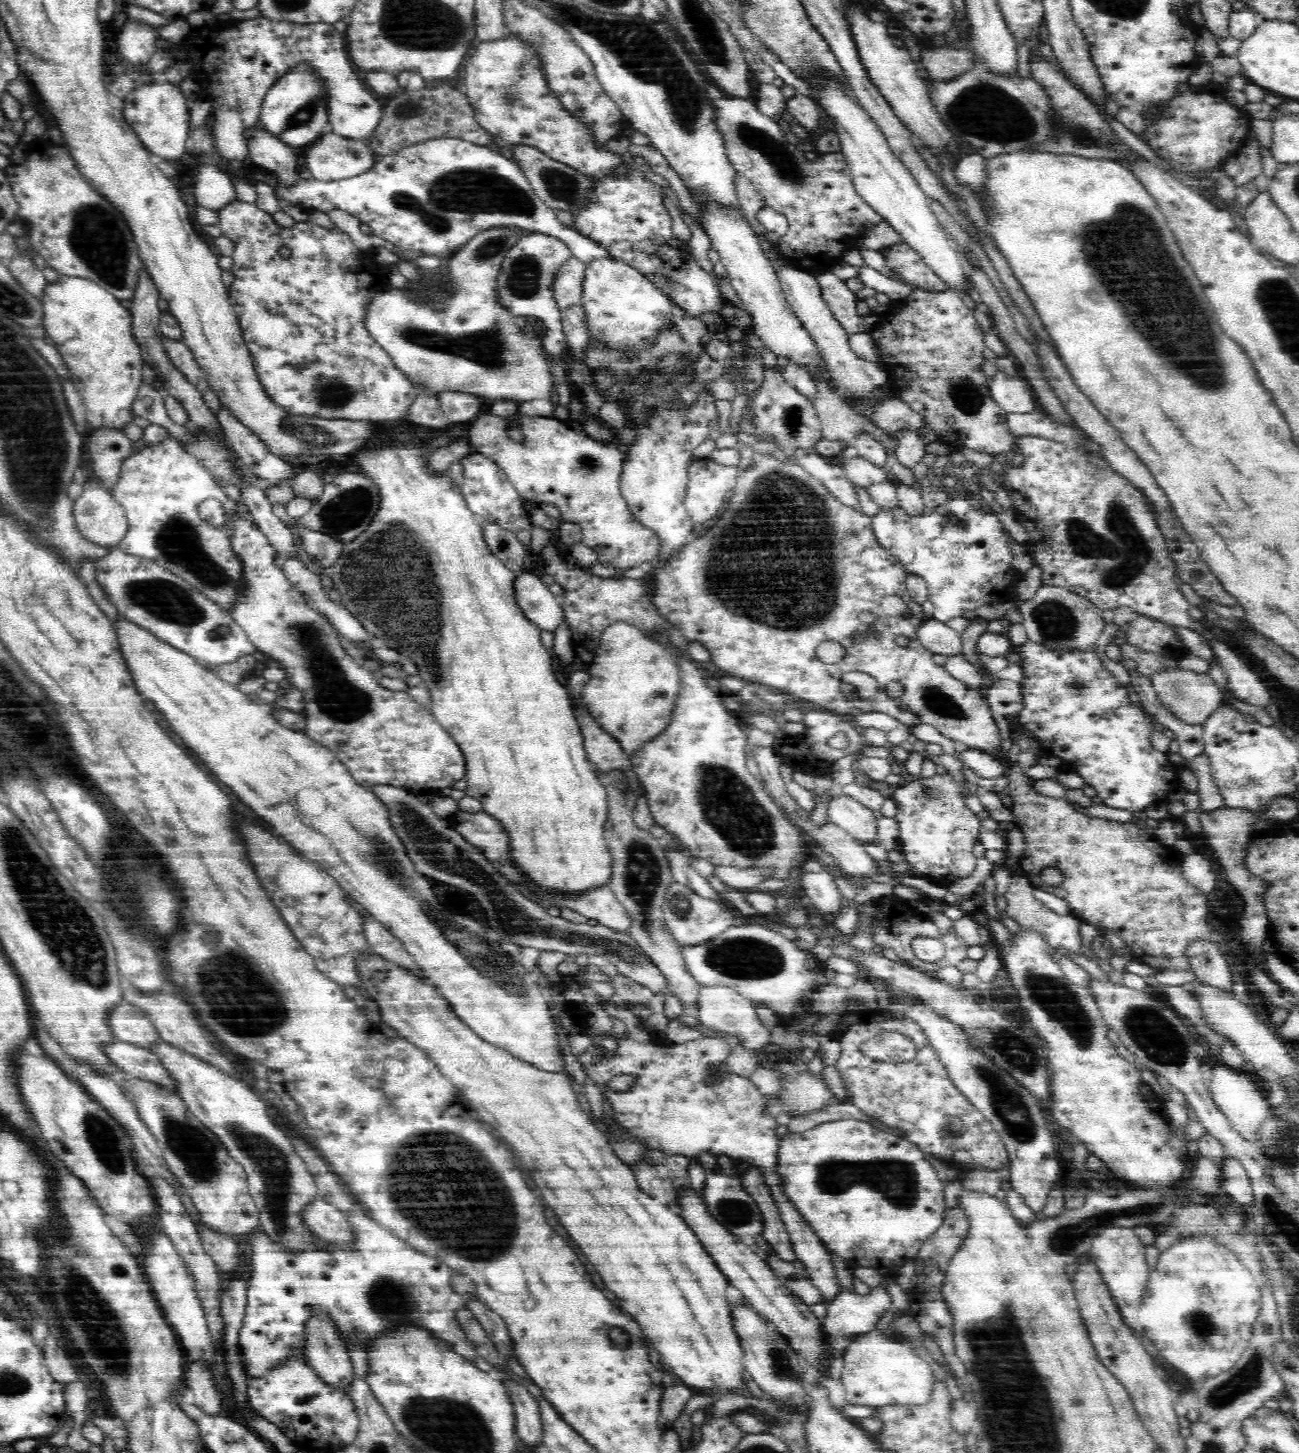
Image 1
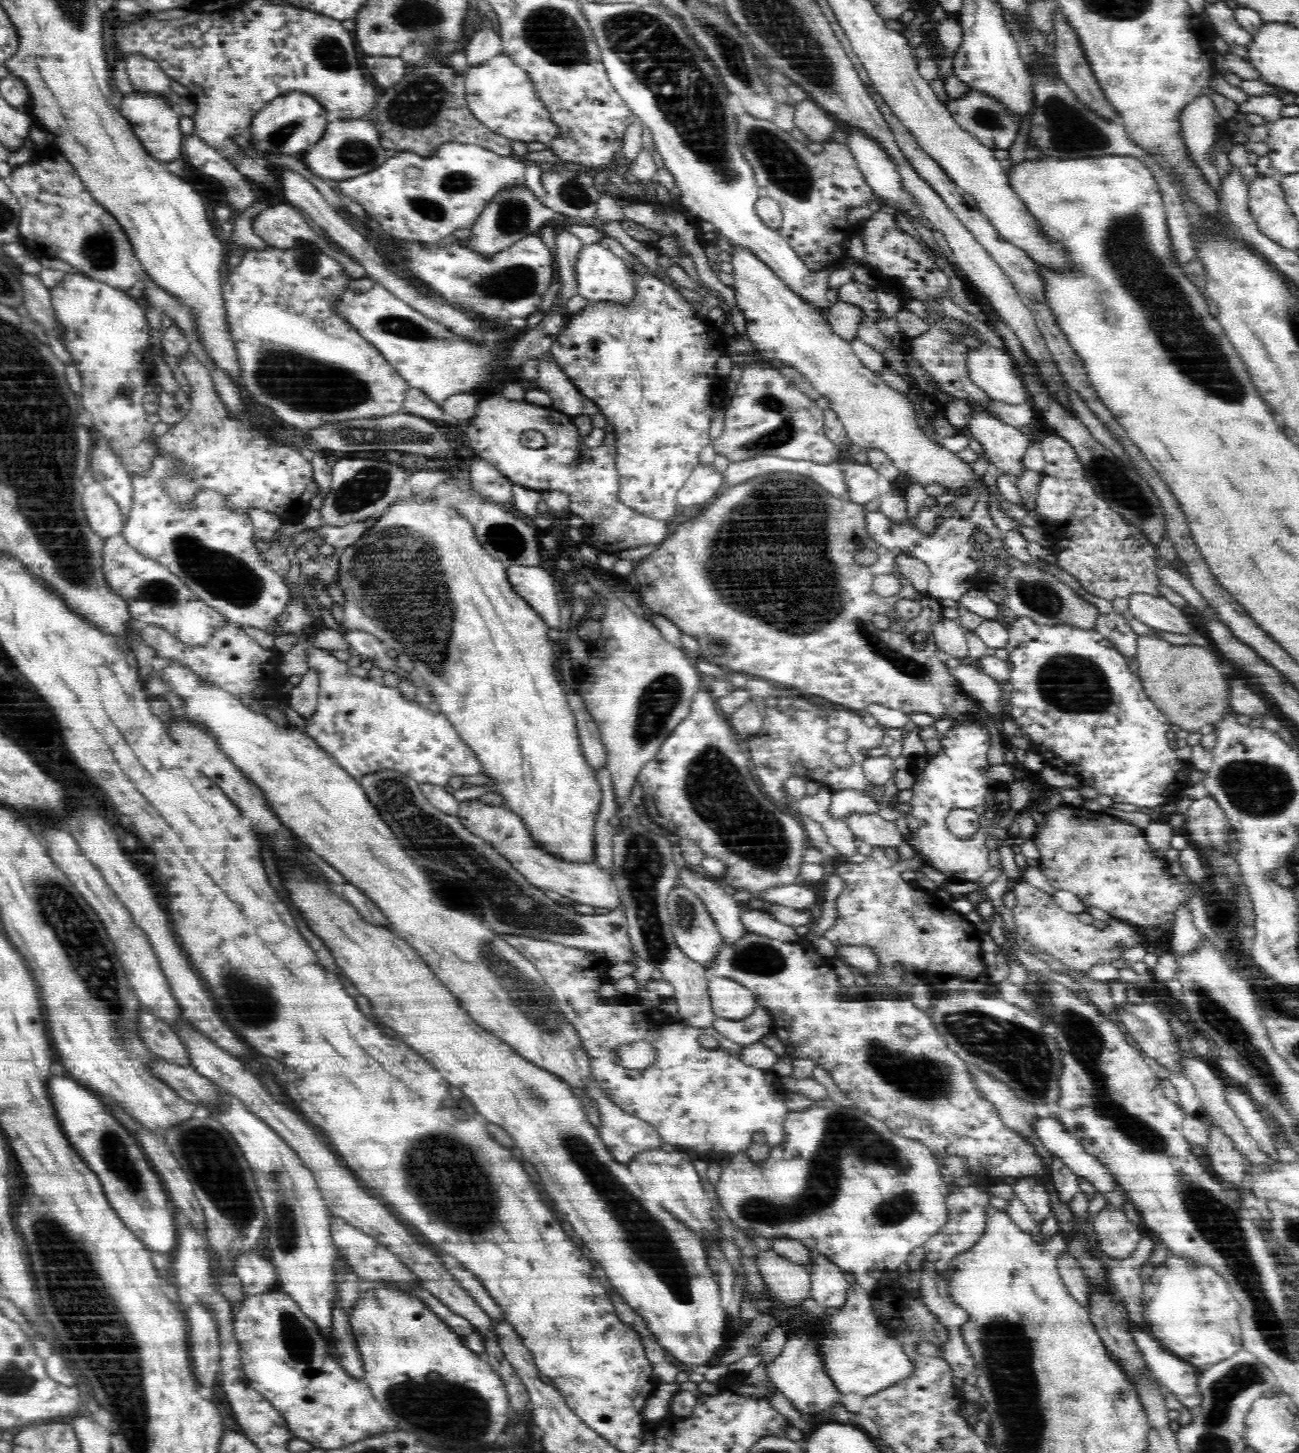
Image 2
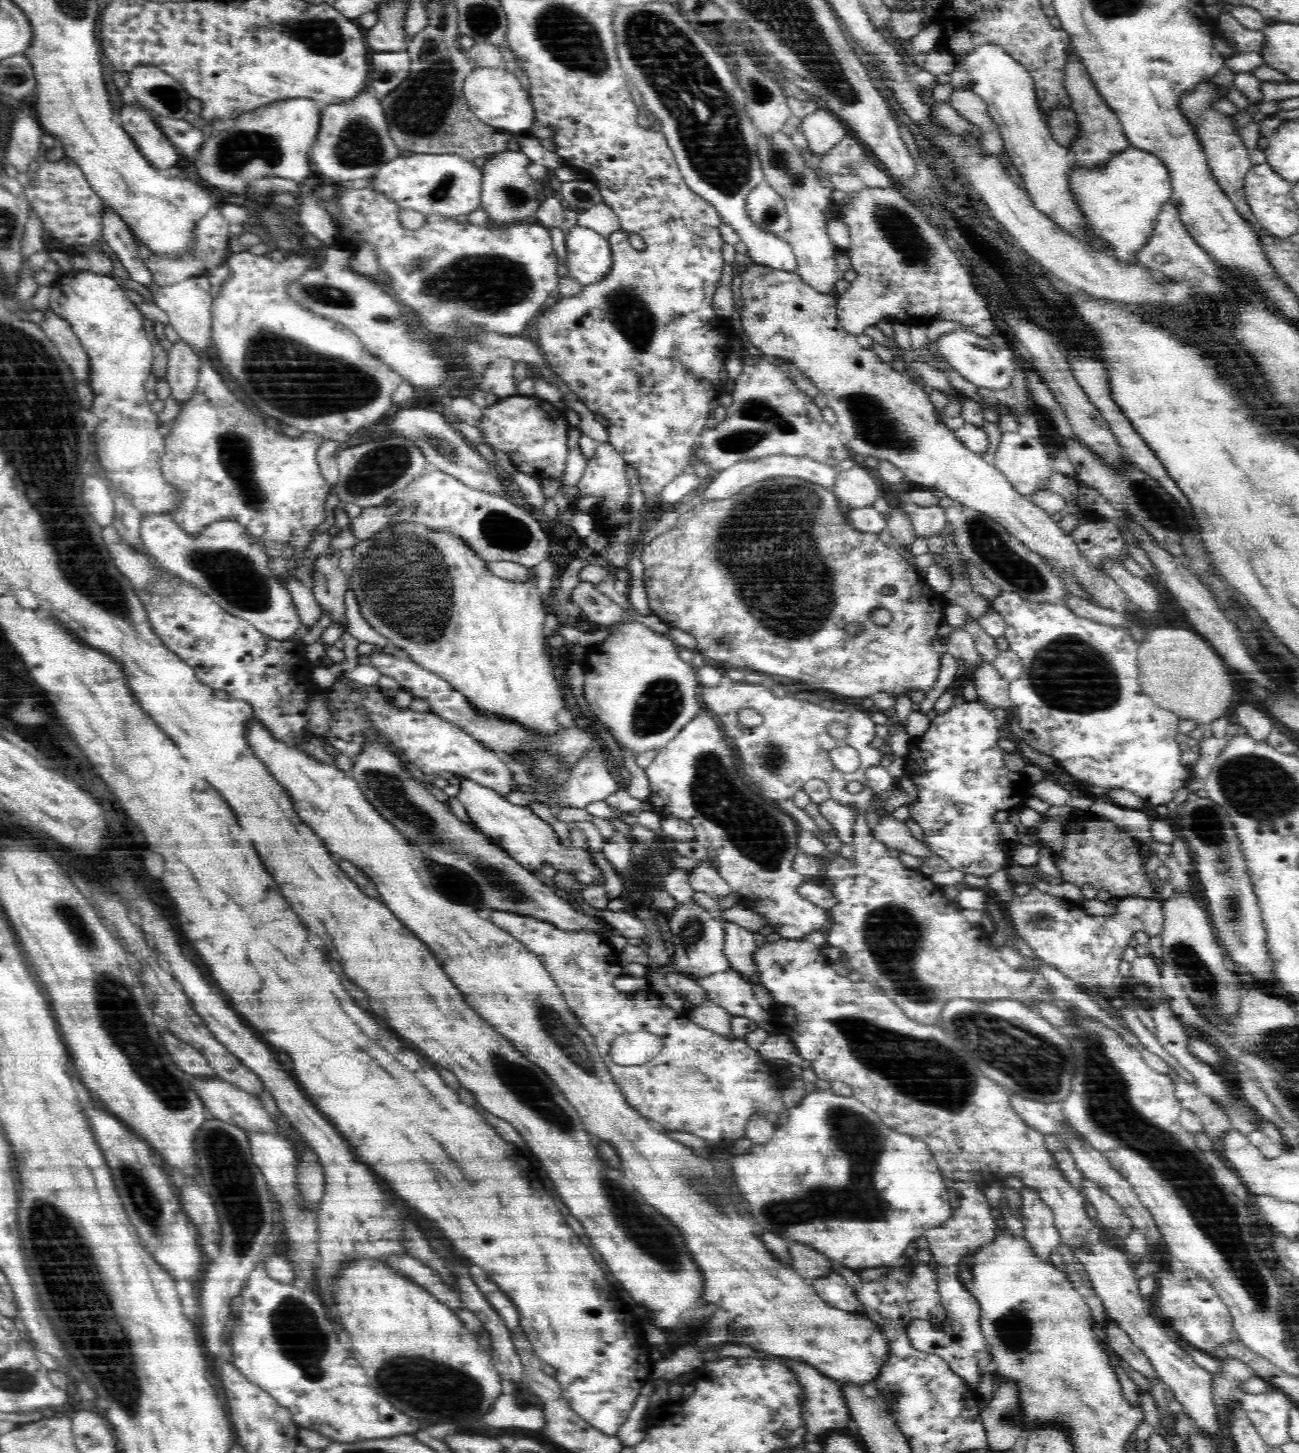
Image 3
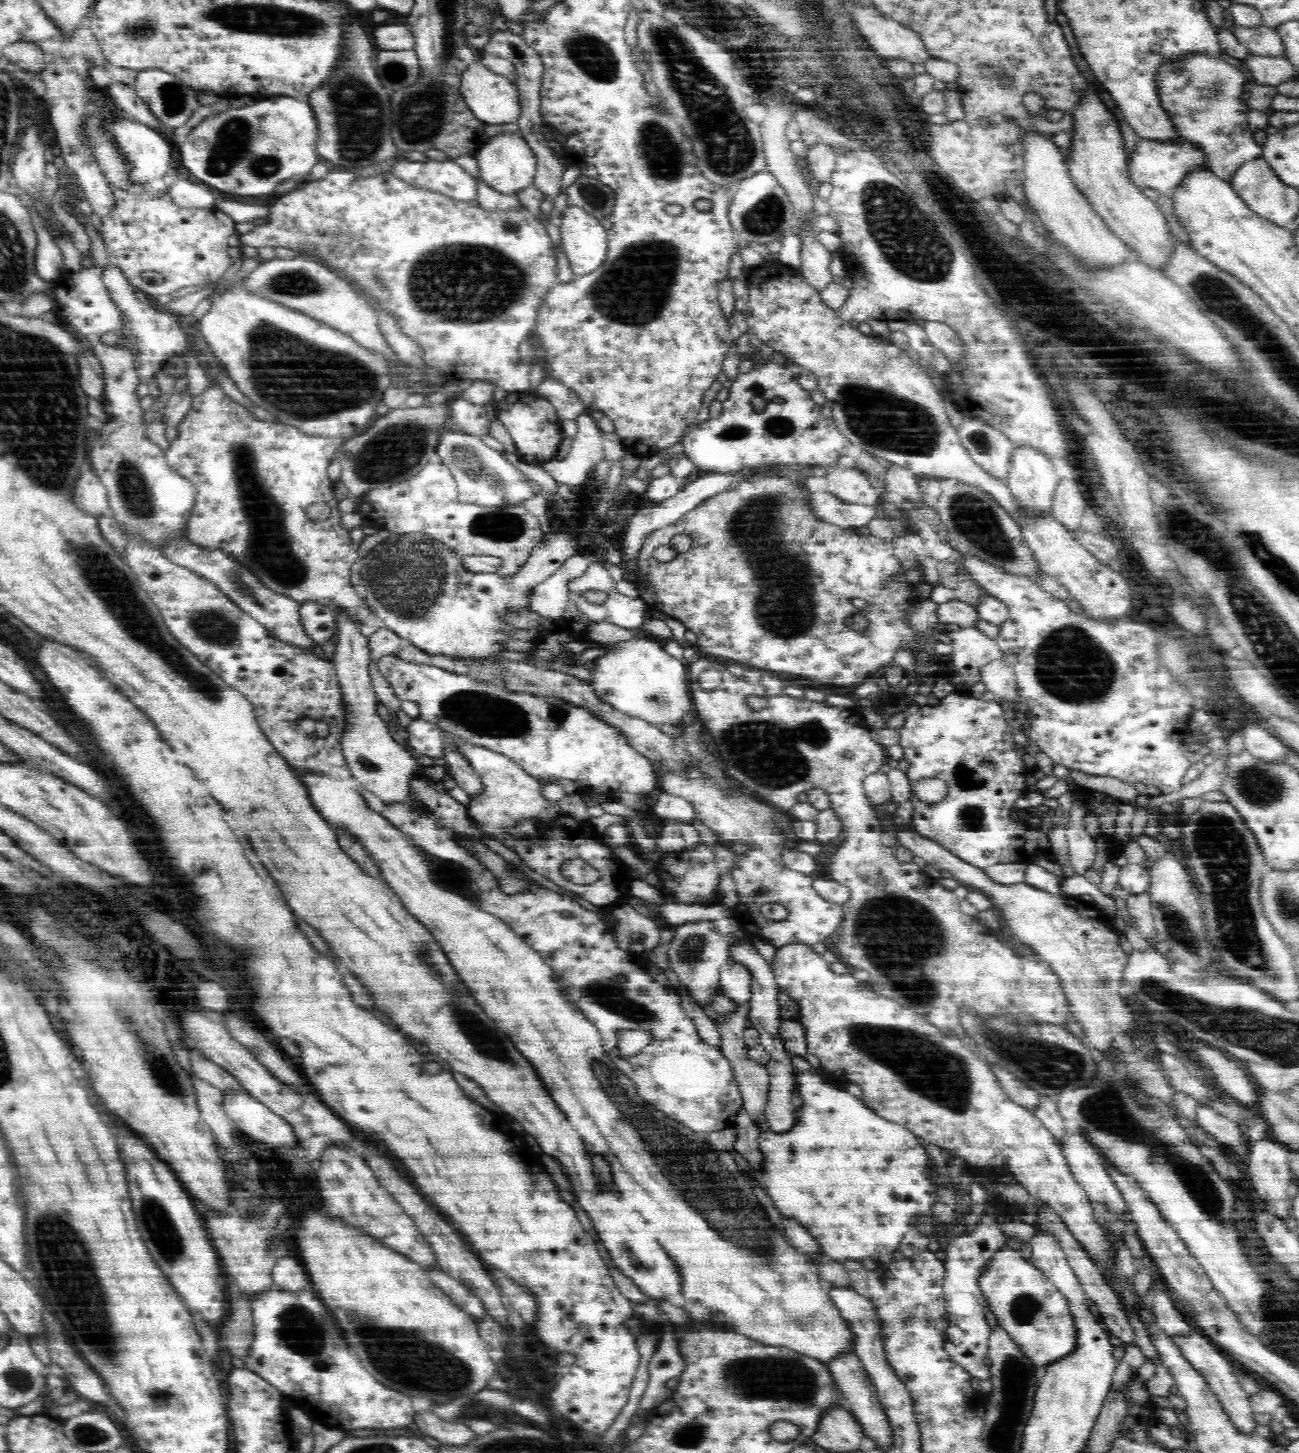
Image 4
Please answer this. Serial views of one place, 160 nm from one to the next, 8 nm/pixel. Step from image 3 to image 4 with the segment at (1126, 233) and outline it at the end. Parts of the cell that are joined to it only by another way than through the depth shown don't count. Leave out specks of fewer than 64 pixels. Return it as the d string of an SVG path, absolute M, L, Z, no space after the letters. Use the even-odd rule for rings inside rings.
M1183 137L1176 140L1144 140L1141 139L1135 145L1132 153L1126 153L1126 168L1128 168L1128 180L1142 192L1144 188L1152 188L1158 192L1168 193L1174 187L1180 186L1192 171L1208 170L1207 153L1199 145Z

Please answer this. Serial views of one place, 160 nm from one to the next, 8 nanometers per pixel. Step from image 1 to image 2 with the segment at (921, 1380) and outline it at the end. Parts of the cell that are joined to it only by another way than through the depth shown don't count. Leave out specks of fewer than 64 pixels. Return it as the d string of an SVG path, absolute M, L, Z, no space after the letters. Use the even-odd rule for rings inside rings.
M856 1282L851 1287L852 1292L847 1292L842 1308L828 1307L832 1318L828 1318L828 1324L820 1332L822 1342L818 1348L821 1348L825 1372L842 1395L854 1393L864 1398L904 1381L912 1374L914 1365L904 1353L900 1342L895 1338L888 1338L887 1330L878 1324L866 1290Z

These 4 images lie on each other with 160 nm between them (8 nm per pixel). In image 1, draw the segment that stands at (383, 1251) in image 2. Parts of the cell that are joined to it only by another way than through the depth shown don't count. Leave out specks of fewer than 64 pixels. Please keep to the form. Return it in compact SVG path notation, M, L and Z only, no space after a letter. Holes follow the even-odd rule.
M316 1198L303 1212L303 1223L318 1238L334 1245L347 1245L353 1239L345 1214L336 1206Z

